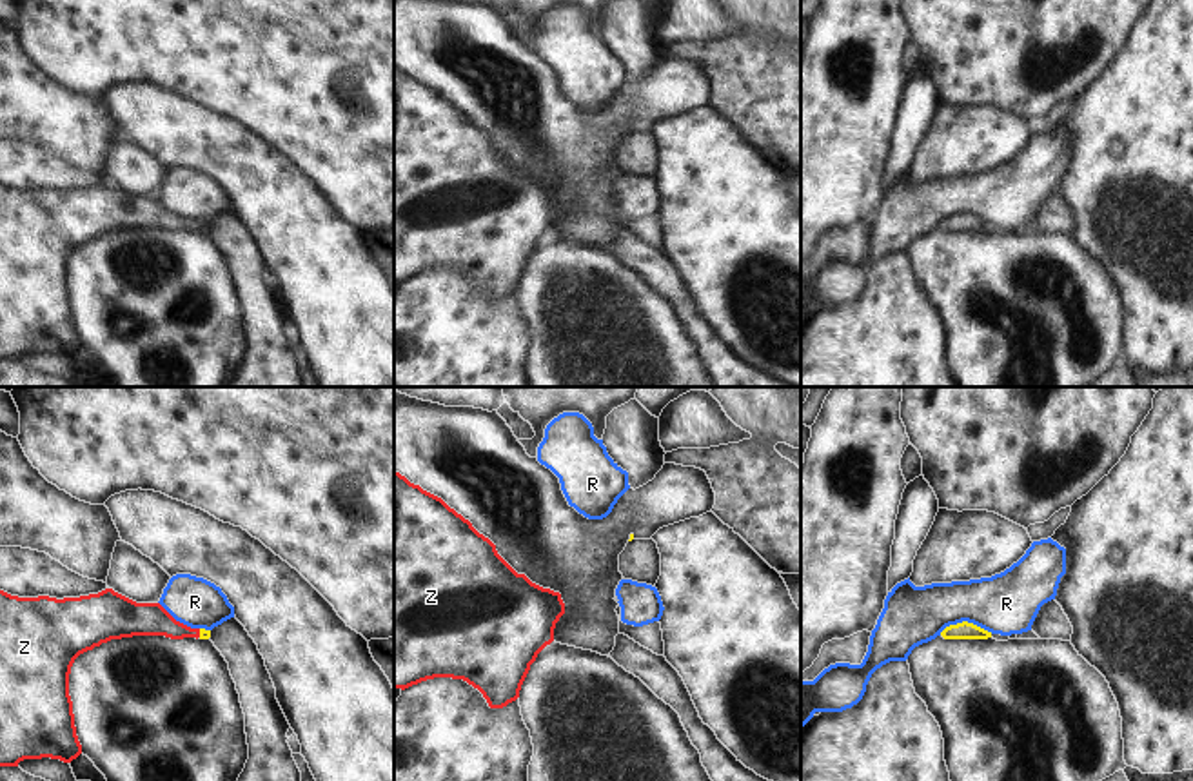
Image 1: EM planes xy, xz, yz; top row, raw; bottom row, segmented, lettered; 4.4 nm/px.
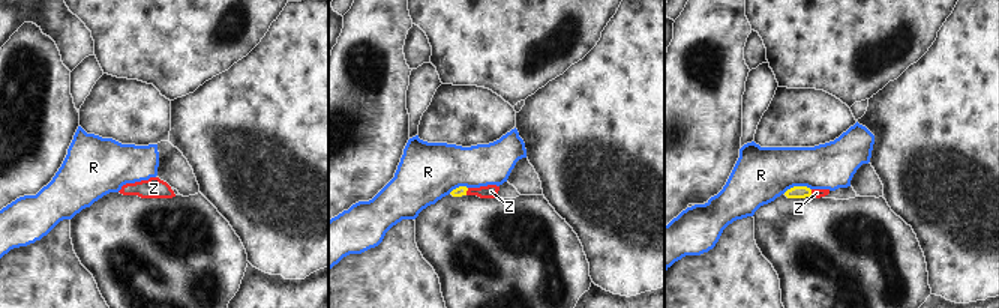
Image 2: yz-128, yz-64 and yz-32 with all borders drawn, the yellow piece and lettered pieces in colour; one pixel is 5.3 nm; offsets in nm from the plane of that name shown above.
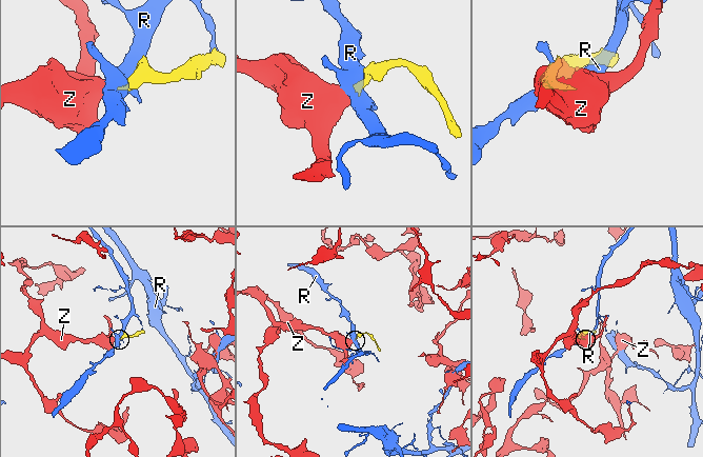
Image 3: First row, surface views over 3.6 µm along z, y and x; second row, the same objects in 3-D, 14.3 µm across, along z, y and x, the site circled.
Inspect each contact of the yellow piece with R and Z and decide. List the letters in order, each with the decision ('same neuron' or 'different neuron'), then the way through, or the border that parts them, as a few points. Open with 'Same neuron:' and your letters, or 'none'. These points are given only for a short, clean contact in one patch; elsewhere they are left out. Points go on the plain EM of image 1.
Same neuron: Z
R: different neuron | along yz (992, 226), (966, 215), (957, 215), (939, 227)
Z: same neuron | across xy (204, 227), (200, 226), (175, 224), (146, 211)

